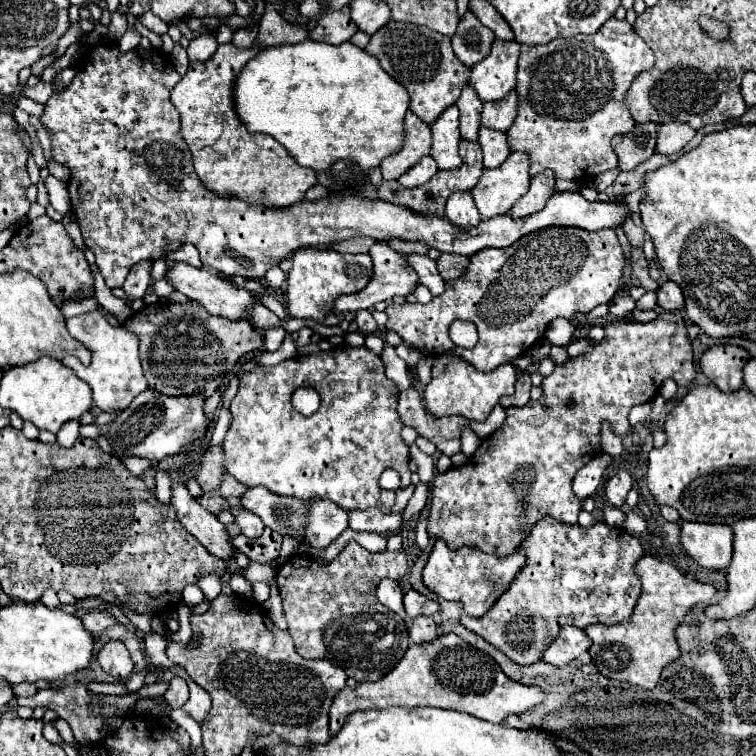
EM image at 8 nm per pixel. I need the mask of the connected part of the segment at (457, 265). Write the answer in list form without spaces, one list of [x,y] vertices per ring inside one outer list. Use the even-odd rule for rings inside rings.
[[[441,254],[437,258],[437,270],[441,274],[443,280],[453,280],[457,276],[461,276],[467,268],[467,256],[453,256],[453,254]]]

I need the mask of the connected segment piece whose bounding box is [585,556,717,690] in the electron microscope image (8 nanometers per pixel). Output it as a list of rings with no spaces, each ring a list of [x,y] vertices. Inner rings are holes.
[[[643,556],[637,562],[635,572],[643,582],[643,590],[633,616],[621,624],[587,626],[585,634],[593,640],[589,654],[603,676],[651,690],[657,686],[661,670],[681,656],[675,628],[689,610],[693,610],[705,598],[713,598],[717,590],[711,584],[697,582],[695,578],[691,580],[691,576],[685,576],[679,568],[655,556]]]

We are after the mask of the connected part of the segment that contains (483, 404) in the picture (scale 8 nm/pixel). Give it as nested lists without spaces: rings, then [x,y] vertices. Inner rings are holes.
[[[441,354],[433,360],[431,368],[431,382],[425,388],[425,408],[429,414],[443,418],[443,416],[453,416],[461,414],[469,420],[485,422],[493,406],[507,394],[513,394],[513,386],[517,380],[517,372],[513,364],[501,364],[501,368],[495,368],[489,374],[477,372],[469,362],[455,354]]]

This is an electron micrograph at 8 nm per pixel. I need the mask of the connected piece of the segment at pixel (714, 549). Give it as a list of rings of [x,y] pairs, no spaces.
[[[683,522],[681,544],[699,566],[725,570],[733,556],[733,528],[727,524]]]

